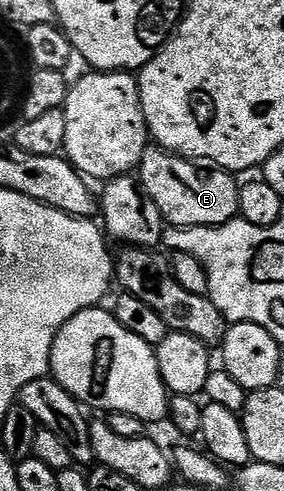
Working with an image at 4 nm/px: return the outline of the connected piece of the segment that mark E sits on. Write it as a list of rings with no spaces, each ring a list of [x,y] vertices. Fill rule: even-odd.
[[[150,146],[145,149],[139,165],[139,179],[141,185],[151,194],[155,206],[159,206],[159,214],[166,225],[174,228],[214,228],[225,224],[239,216],[239,180],[232,172],[224,168],[202,166],[200,163],[184,160],[173,152],[166,152],[164,148]]]

